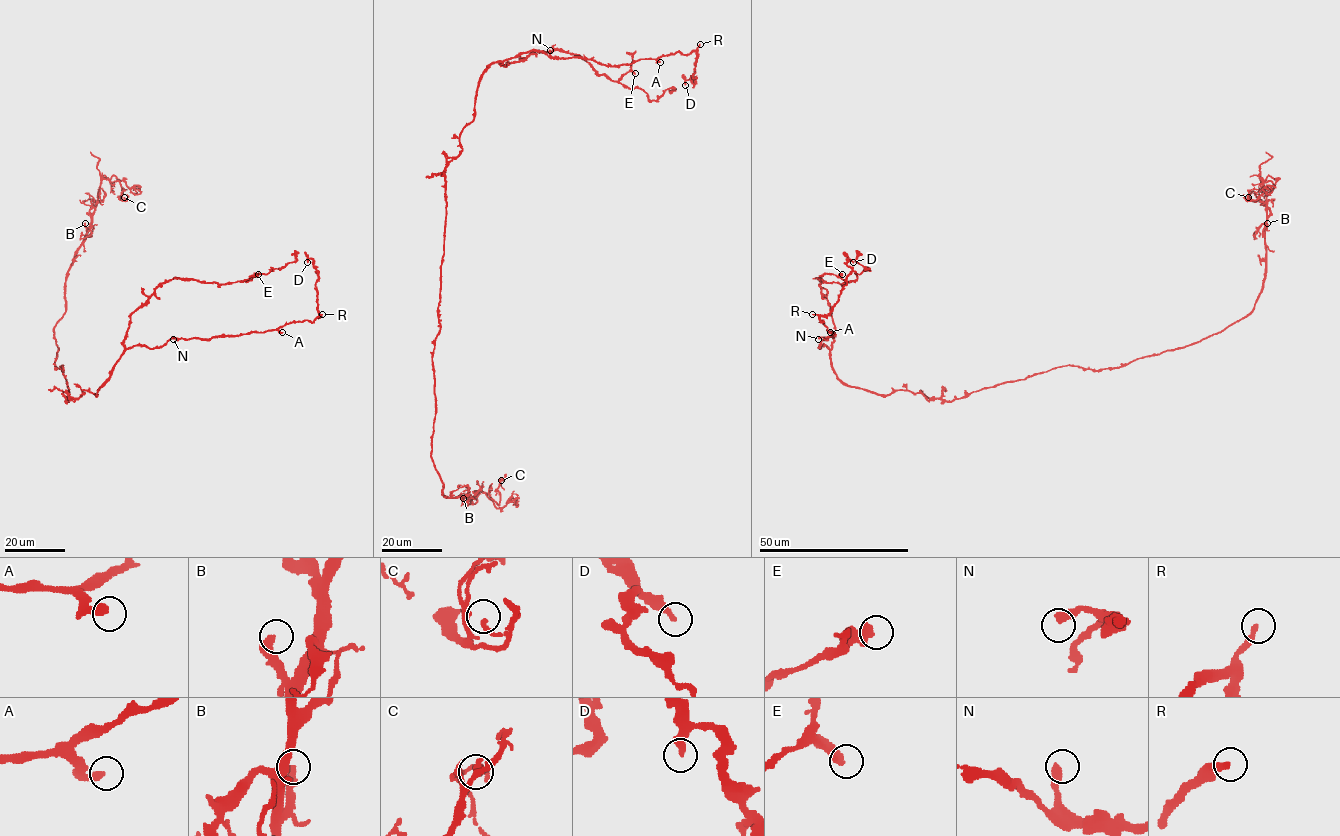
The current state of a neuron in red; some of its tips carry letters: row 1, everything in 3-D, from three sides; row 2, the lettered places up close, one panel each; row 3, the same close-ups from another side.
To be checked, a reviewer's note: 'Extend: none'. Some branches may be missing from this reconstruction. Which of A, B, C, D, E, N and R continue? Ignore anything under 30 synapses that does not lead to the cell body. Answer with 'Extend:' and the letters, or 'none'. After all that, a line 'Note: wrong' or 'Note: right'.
Extend: A
Note: wrong

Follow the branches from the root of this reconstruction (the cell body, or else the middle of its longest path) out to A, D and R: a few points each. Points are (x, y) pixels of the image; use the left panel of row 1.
A: (68, 387), (67, 401), (77, 399), (82, 390), (97, 394), (121, 355), (134, 346), (282, 332)
D: (68, 387), (67, 401), (82, 390), (97, 394), (134, 346), (313, 322), (319, 275), (307, 262)
R: (68, 387), (67, 401), (82, 390), (97, 394), (134, 346), (277, 330), (322, 314)

